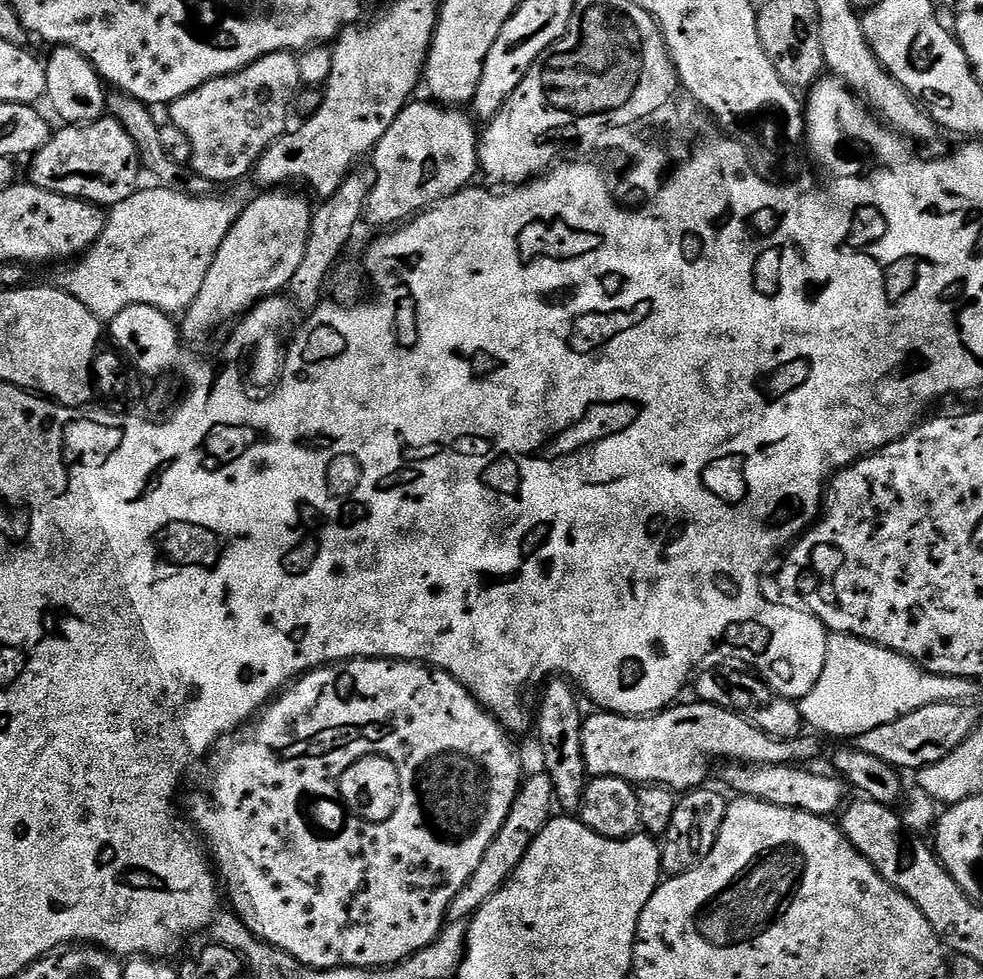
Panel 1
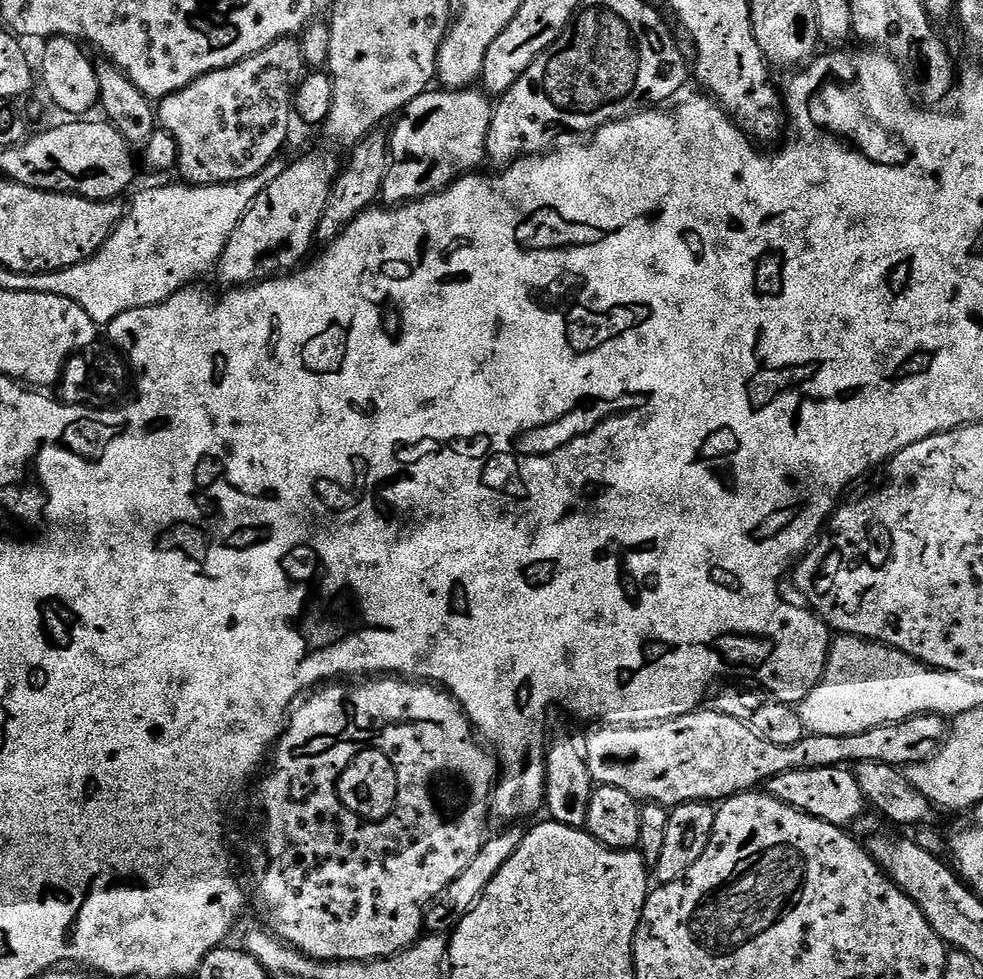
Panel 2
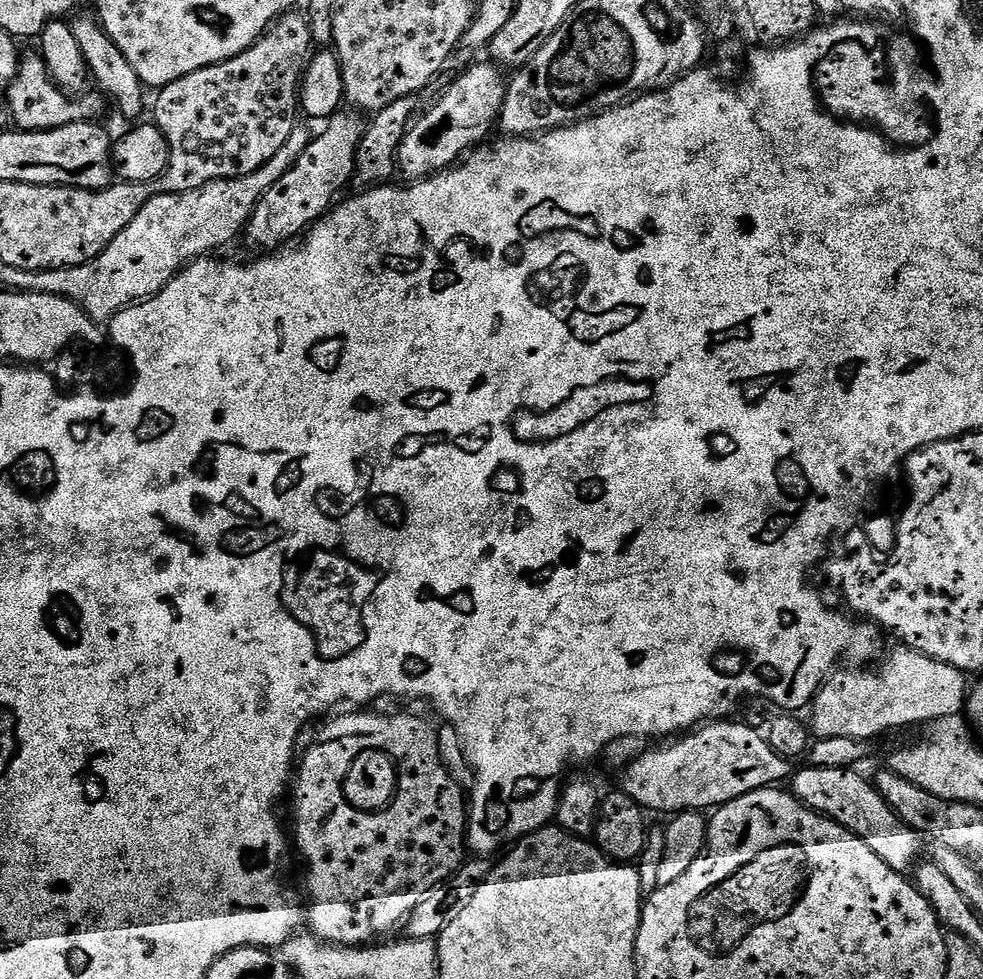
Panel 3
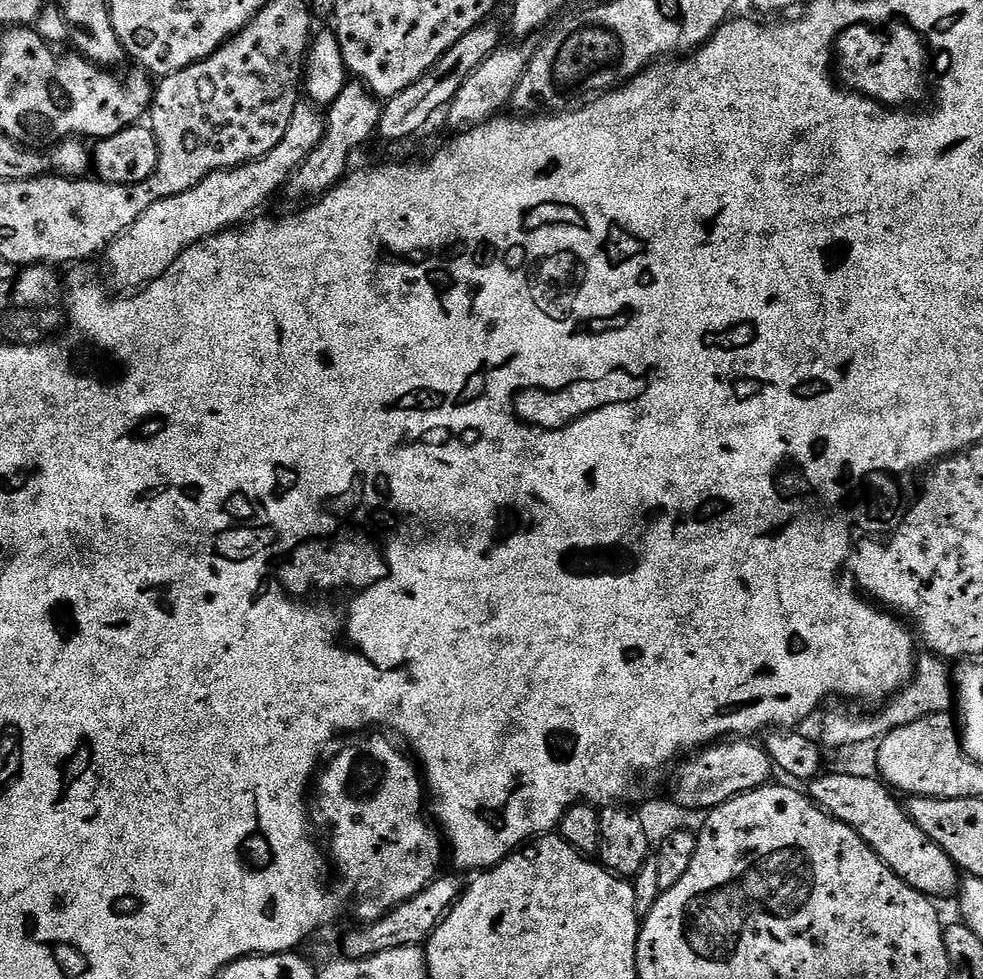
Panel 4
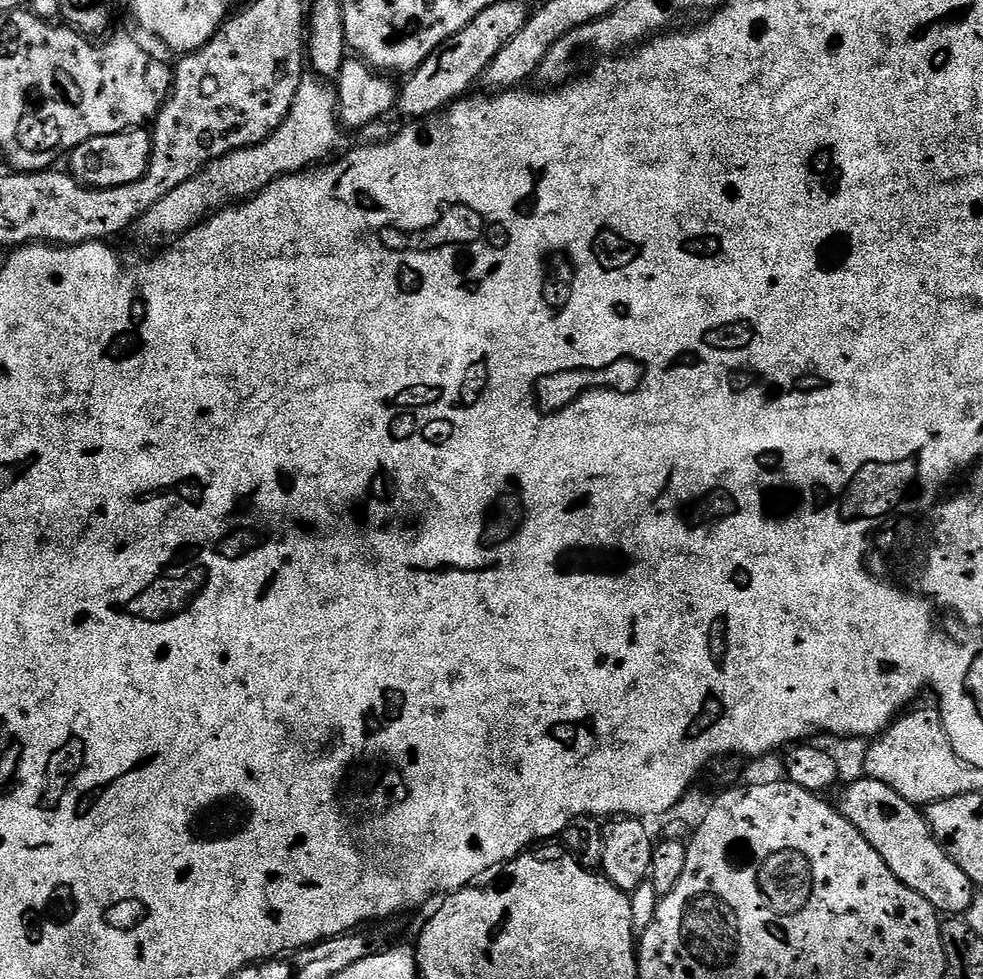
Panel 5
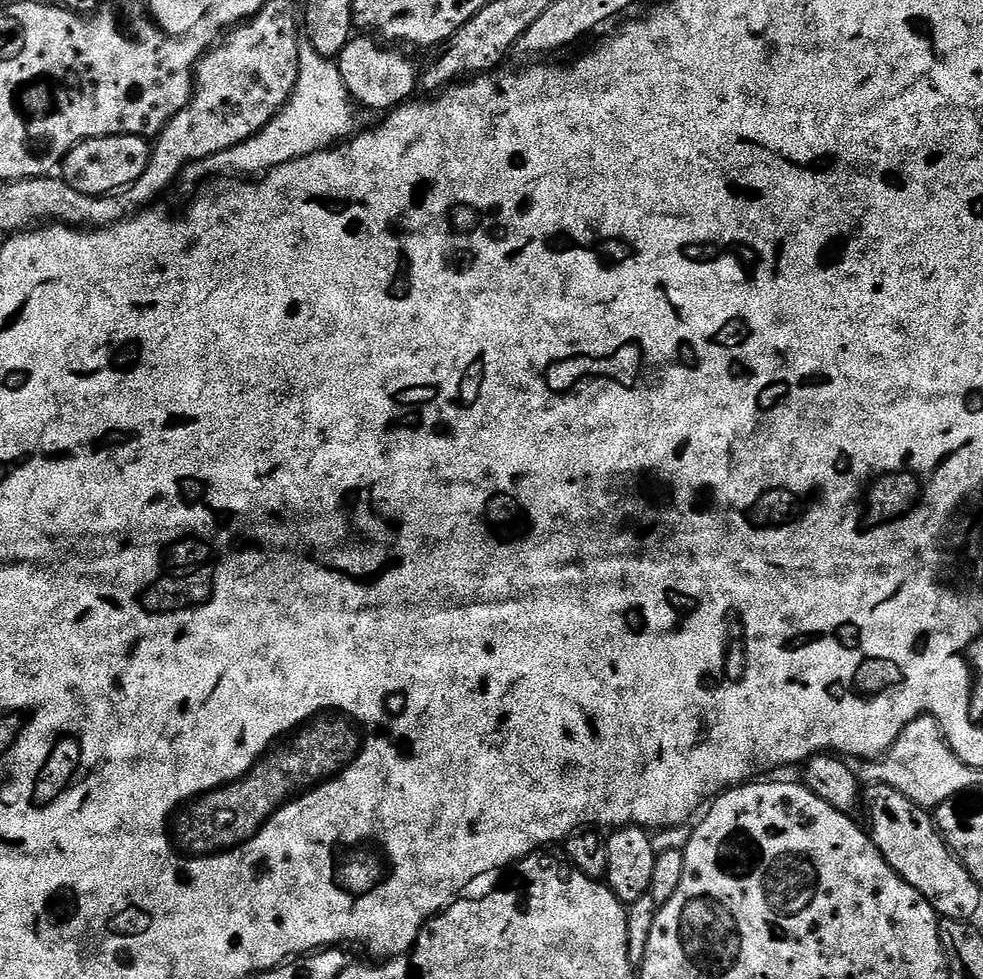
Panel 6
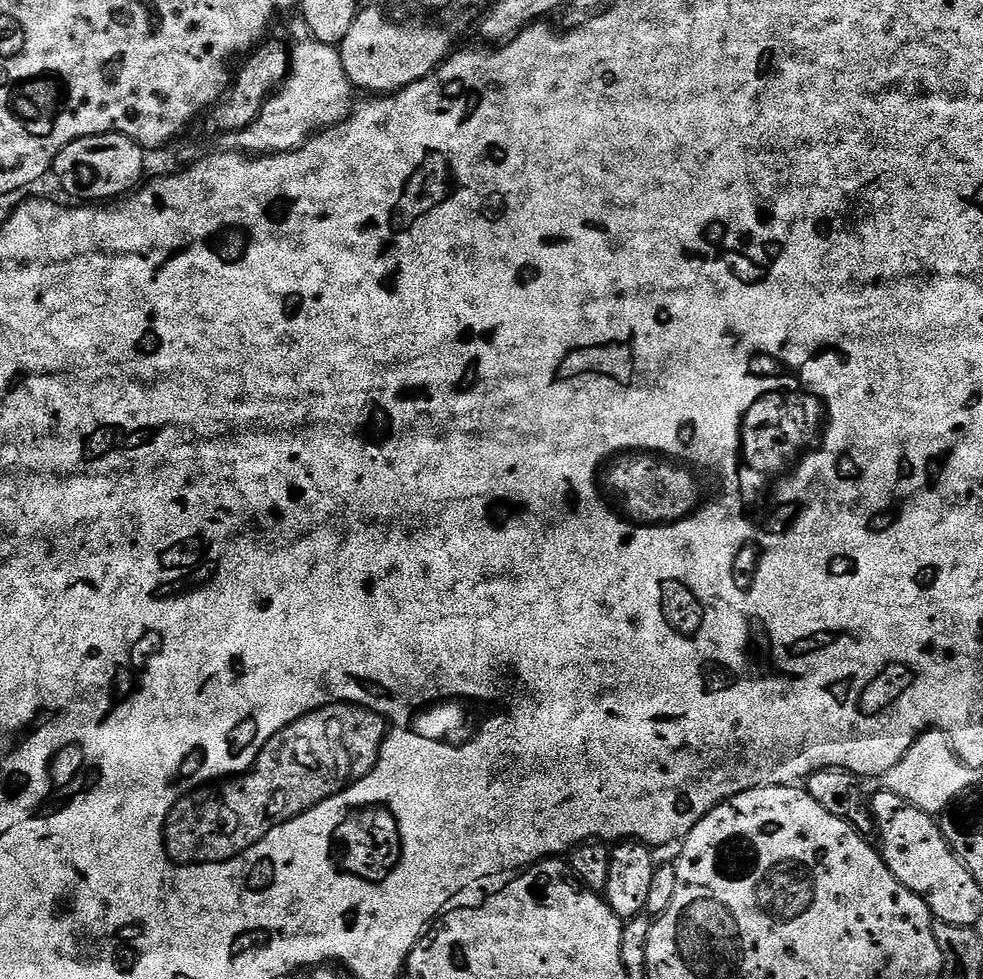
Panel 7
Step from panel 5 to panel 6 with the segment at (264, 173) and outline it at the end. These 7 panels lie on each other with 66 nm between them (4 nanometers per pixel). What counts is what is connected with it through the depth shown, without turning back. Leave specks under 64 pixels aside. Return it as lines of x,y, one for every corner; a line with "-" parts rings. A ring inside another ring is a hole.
306,38
301,39
300,53
298,54
298,82
294,82
294,90
282,106
282,110
268,123
257,136
246,138
238,146
230,146
230,150
214,154
210,158
198,161
191,165
190,173
196,180
203,176
208,178
259,178
265,172
274,170
286,162
294,162
298,158
306,158
315,152
321,152
327,148
339,145
356,135
358,125
356,125
357,105
352,99
352,95
346,90
346,82
342,82
339,63
333,57
318,54
312,43

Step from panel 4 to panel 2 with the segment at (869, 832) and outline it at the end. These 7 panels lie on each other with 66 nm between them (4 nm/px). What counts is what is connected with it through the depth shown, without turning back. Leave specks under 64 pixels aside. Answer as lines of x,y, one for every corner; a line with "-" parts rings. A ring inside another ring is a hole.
841,766
839,768
819,768
818,770
790,770
786,774
778,774
769,780
766,785
769,796
773,796
778,802
782,802
791,808
797,808
799,812
810,814
822,822
830,822
834,826
848,830
851,824
863,814
866,809
866,801
862,790
858,790
856,773
851,767

